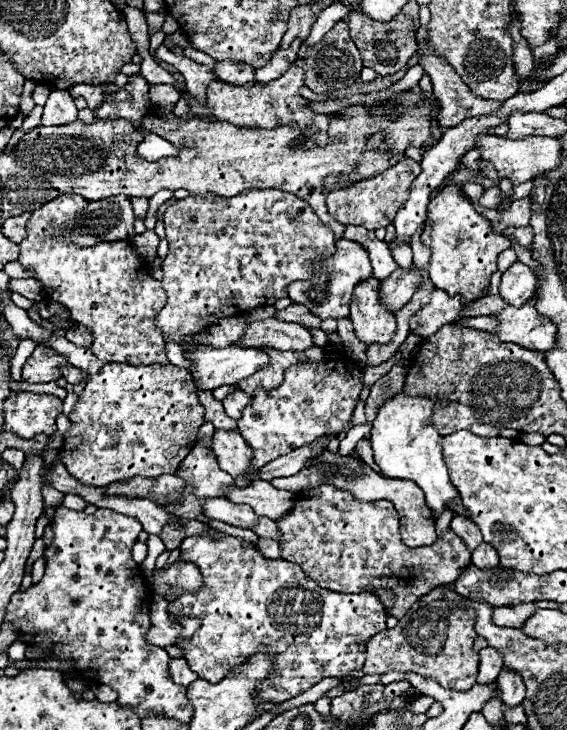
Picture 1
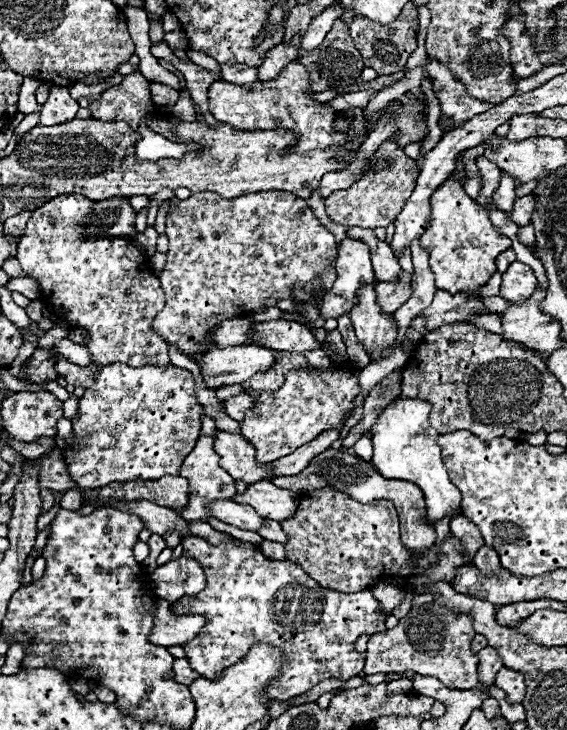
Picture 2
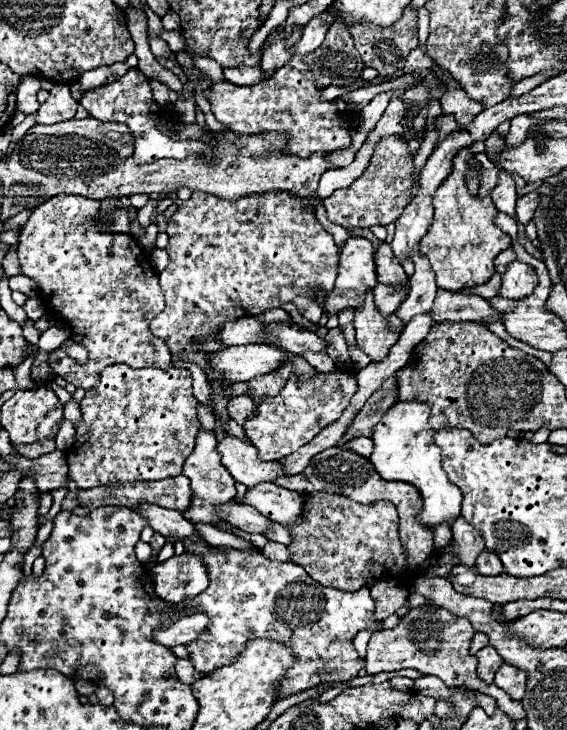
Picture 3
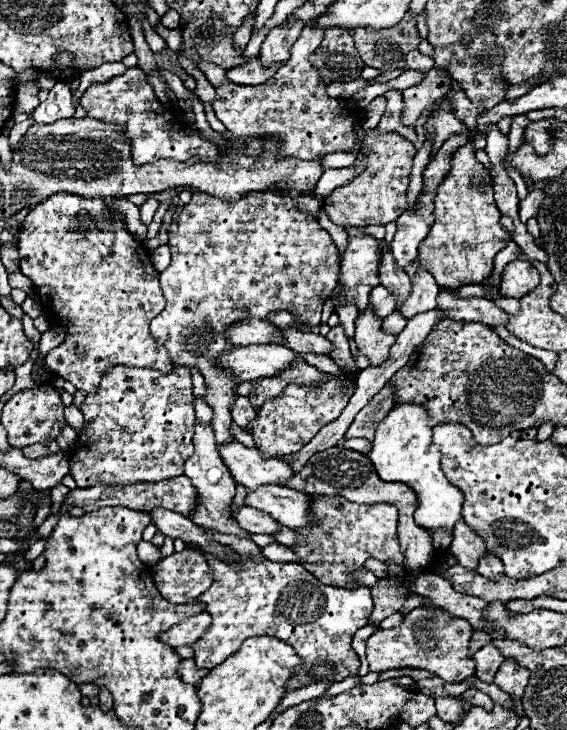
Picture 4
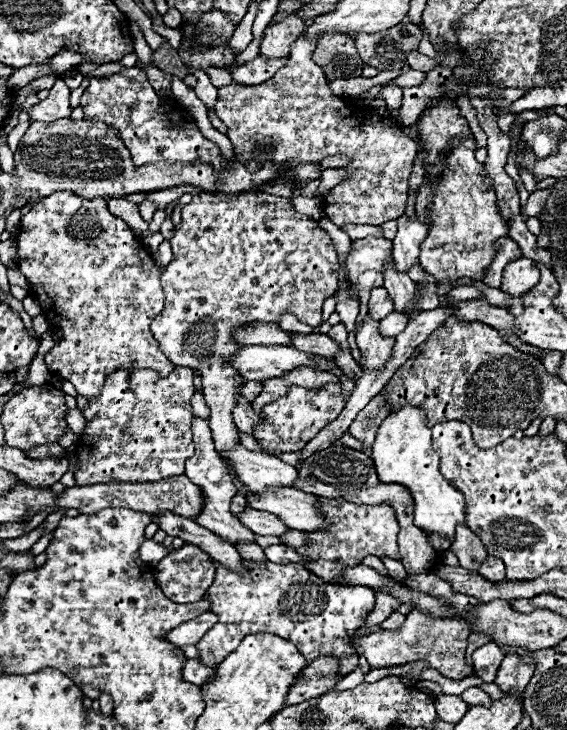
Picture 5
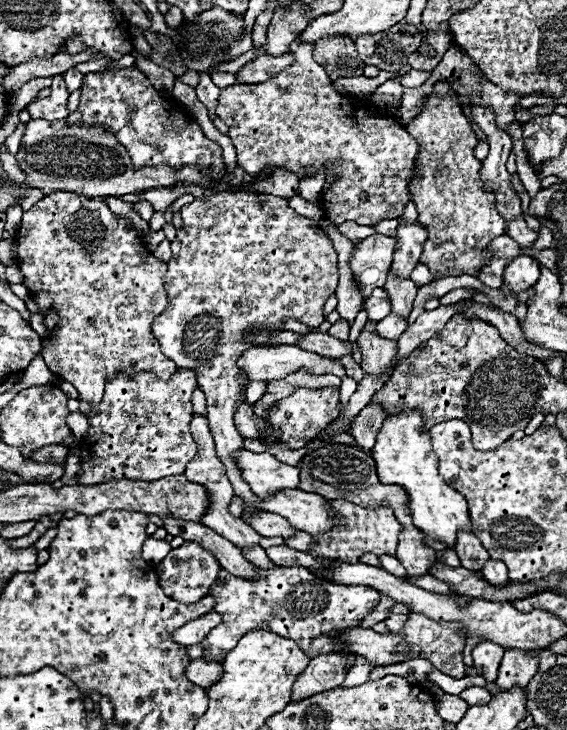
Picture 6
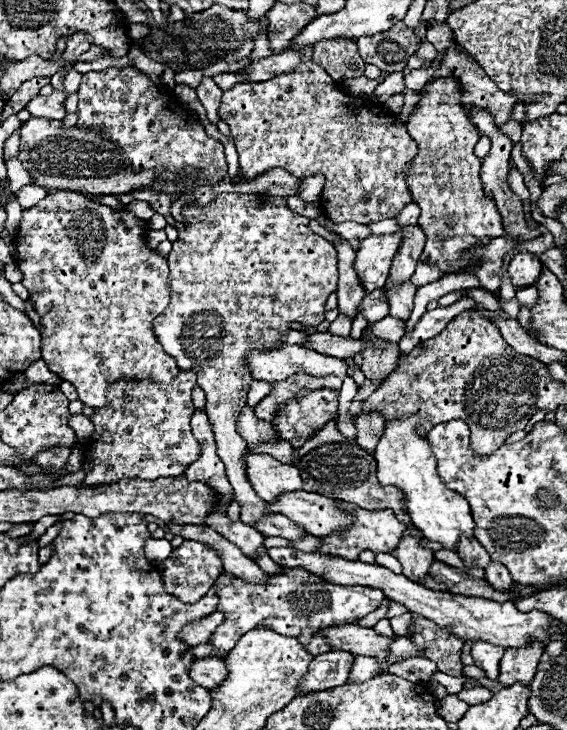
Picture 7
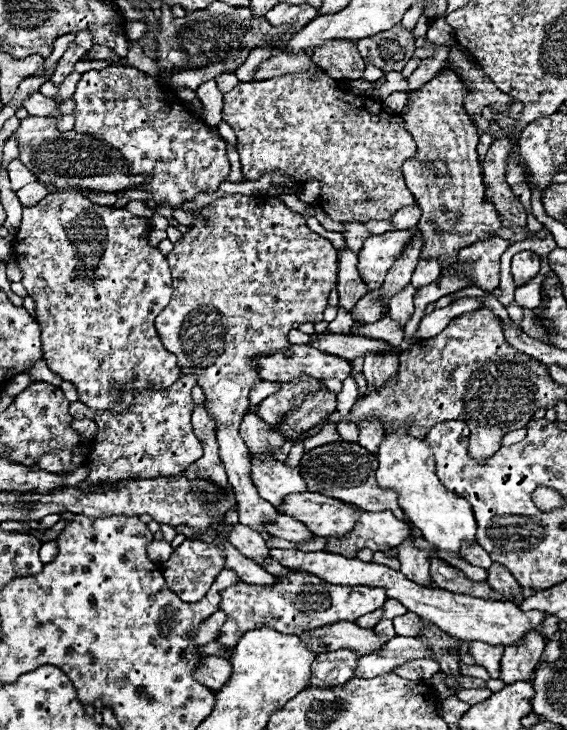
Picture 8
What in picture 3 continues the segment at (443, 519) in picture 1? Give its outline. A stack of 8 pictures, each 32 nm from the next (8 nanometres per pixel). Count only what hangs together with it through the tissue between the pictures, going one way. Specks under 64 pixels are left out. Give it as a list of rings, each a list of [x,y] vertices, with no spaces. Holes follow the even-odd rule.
[[[441,524],[434,529],[434,547],[443,548],[452,539],[452,532],[447,524]]]

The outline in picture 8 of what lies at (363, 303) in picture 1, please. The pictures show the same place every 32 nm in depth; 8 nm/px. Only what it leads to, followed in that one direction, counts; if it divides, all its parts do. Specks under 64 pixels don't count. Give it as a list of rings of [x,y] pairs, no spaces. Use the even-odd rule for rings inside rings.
[[[366,354],[364,356],[364,378],[372,386],[372,390],[382,388],[388,380],[398,372],[398,356],[396,354]]]

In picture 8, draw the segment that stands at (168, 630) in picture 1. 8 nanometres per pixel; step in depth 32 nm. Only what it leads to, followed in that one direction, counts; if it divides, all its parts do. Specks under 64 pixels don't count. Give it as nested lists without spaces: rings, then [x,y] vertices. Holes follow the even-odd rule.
[[[218,610],[214,616],[210,616],[208,620],[204,620],[204,622],[200,624],[200,628],[198,628],[198,630],[192,634],[194,644],[198,644],[198,646],[200,646],[200,644],[214,642],[224,622],[226,622],[226,614],[224,614],[222,610]]]

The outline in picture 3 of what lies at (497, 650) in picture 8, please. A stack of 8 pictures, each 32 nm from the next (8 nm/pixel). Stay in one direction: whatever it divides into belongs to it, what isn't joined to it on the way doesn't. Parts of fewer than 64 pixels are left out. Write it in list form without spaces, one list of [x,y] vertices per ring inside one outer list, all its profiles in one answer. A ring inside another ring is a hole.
[[[484,646],[482,650],[478,650],[476,658],[478,658],[478,678],[484,680],[486,684],[492,684],[494,674],[504,664],[504,660],[492,646]]]

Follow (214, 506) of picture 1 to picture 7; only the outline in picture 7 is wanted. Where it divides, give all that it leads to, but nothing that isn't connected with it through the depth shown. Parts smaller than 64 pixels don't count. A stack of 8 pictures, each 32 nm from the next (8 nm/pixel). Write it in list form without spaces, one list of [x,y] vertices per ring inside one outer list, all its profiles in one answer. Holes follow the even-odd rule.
[[[272,514],[272,516],[264,516],[258,526],[256,526],[264,536],[282,536],[290,542],[300,540],[302,536],[306,536],[304,528],[298,528],[298,524],[294,524],[290,518],[282,516],[282,514]]]

